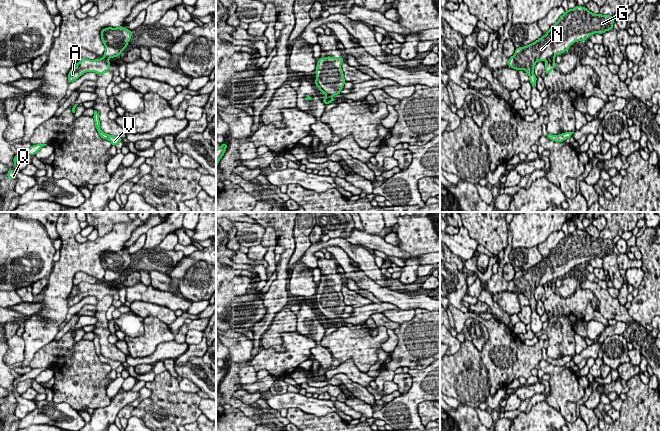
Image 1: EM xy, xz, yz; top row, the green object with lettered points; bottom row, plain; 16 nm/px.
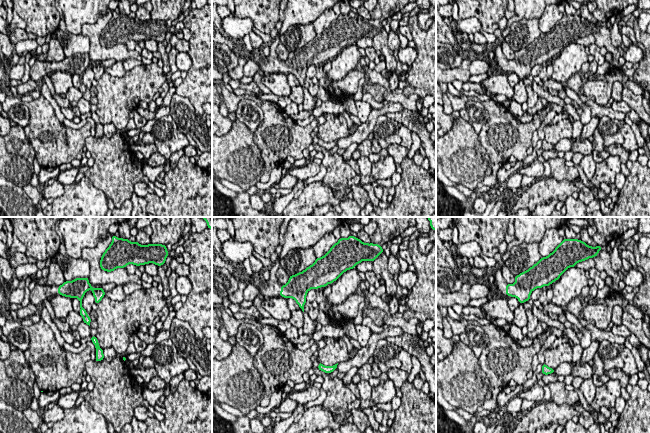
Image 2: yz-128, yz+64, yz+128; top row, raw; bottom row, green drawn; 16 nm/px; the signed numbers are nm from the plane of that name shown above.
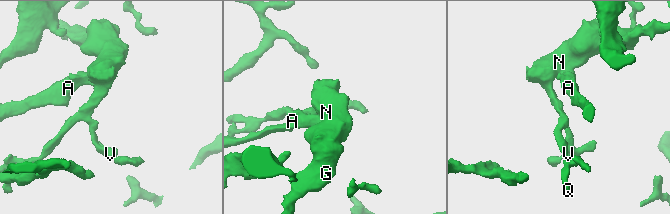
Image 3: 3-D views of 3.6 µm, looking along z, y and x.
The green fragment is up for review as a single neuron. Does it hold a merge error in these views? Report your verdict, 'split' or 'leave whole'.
split

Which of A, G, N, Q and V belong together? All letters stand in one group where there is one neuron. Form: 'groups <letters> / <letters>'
groups A / G N Q V

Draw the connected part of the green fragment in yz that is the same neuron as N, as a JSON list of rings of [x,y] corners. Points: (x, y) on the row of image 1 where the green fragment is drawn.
[[[577,5],[572,10],[565,11],[541,38],[527,46],[516,48],[514,55],[508,60],[508,67],[524,70],[531,85],[536,87],[534,67],[537,62],[562,54],[573,43],[585,42],[595,33],[603,34],[612,30],[614,21],[611,15],[594,14],[586,7]]]

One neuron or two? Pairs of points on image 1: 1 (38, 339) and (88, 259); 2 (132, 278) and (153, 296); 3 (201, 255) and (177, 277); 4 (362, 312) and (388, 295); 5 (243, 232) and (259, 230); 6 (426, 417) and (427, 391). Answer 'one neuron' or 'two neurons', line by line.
1: one neuron
2: two neurons
3: one neuron
4: two neurons
5: one neuron
6: two neurons

